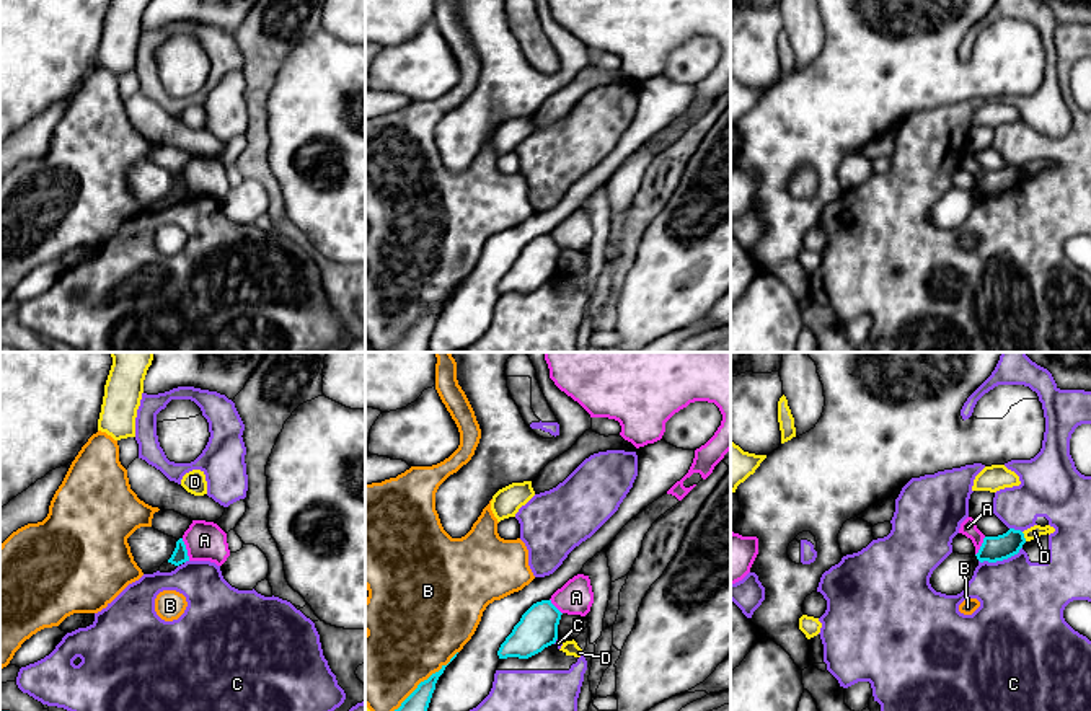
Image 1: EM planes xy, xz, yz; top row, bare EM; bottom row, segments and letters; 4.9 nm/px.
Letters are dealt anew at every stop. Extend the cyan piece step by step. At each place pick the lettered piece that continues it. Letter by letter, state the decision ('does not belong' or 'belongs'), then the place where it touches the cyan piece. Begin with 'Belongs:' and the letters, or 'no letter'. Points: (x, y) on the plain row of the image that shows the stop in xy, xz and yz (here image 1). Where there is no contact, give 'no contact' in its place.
Belongs: no letter
A: does not belong; contact xy (186, 185)
B: does not belong; contact xz (421, 317)
C: does not belong; contact yz (1000, 194)
D: does not belong; contact yz (1023, 172)

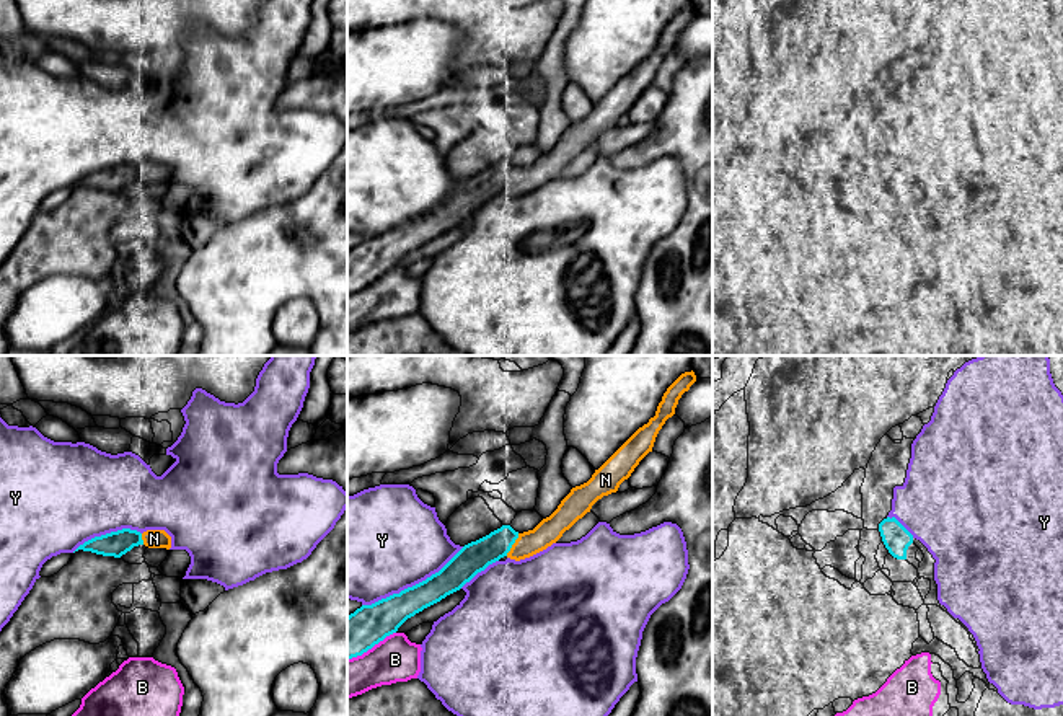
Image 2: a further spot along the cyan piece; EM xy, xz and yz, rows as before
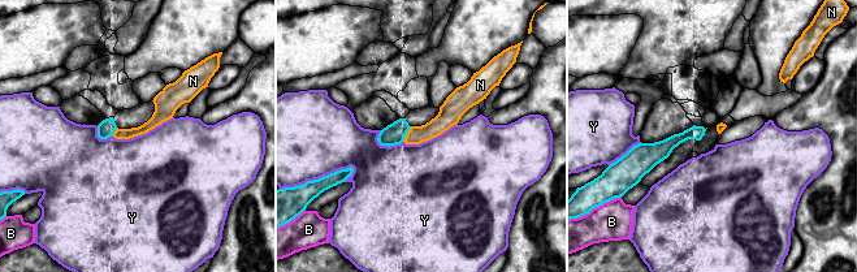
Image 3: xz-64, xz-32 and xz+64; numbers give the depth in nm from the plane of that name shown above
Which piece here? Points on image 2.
Belongs: N
B: does not belong; contact xz (370, 282)
N: belongs; contact xz (512, 178)
Y: does not belong; contact xz (413, 220)

